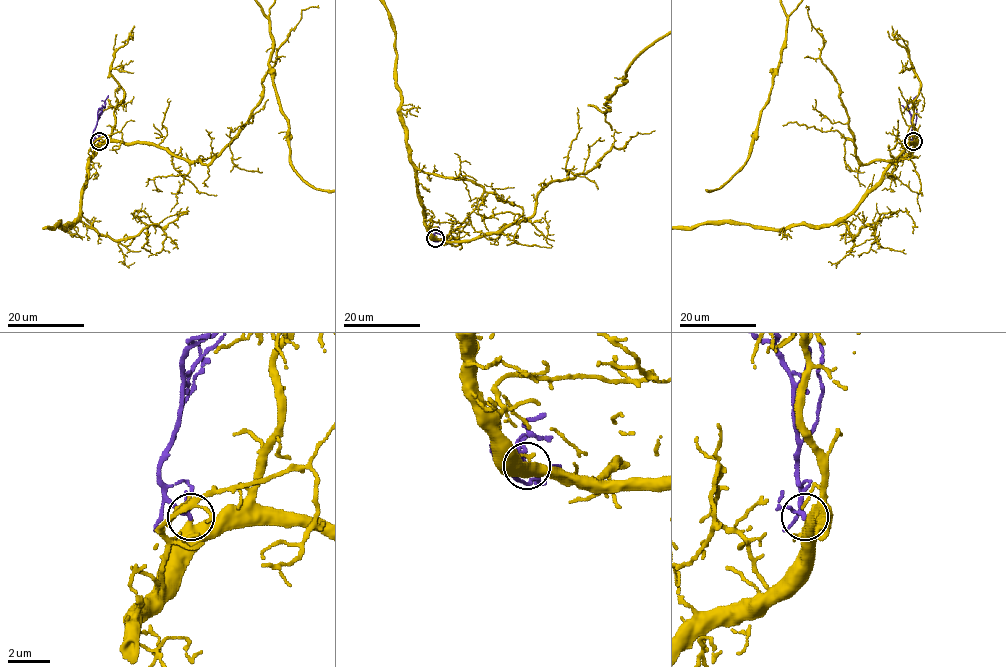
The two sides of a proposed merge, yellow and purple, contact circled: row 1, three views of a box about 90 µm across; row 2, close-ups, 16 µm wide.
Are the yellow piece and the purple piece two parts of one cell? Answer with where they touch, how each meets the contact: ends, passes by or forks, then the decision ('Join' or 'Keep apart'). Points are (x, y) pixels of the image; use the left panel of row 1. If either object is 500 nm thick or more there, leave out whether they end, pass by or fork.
Place: (99, 141). At the ring yellow forks. At the ring purple passes by. Join

